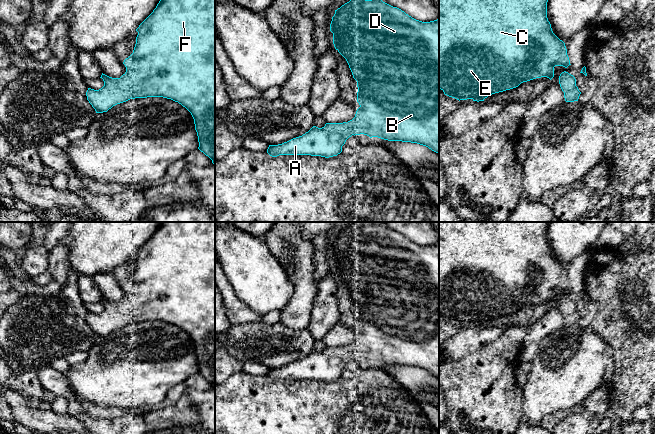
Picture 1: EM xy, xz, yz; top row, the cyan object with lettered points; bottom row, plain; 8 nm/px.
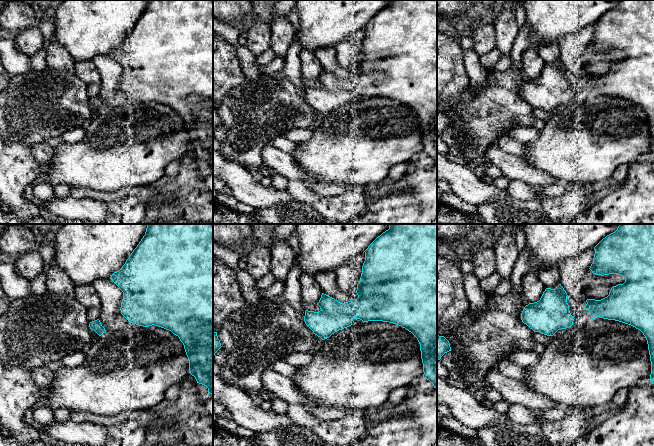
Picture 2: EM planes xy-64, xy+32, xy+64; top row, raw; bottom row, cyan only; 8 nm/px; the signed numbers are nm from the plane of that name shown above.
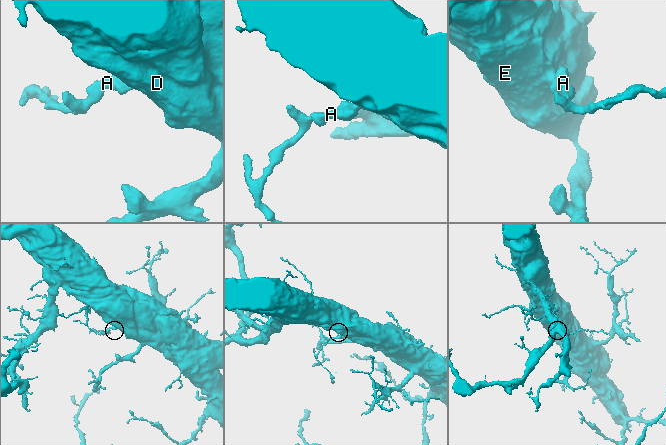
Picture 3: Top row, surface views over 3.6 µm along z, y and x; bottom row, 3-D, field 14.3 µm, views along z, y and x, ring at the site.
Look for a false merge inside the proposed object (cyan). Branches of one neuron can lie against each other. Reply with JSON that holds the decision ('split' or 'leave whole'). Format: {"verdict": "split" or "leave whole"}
{"verdict": "leave whole"}

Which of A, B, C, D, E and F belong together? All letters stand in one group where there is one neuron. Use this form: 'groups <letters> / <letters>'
groups A B C D E F

